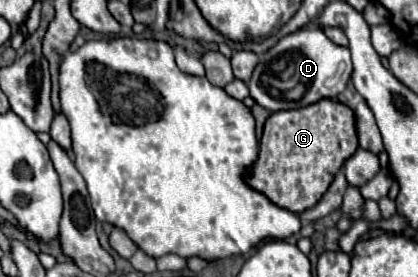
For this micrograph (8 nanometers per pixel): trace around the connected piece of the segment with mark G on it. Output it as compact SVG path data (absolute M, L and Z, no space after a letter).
M336 100L274 112L264 124L258 160L244 172L244 180L276 206L302 214L322 198L342 162L350 158L356 148L354 112Z

